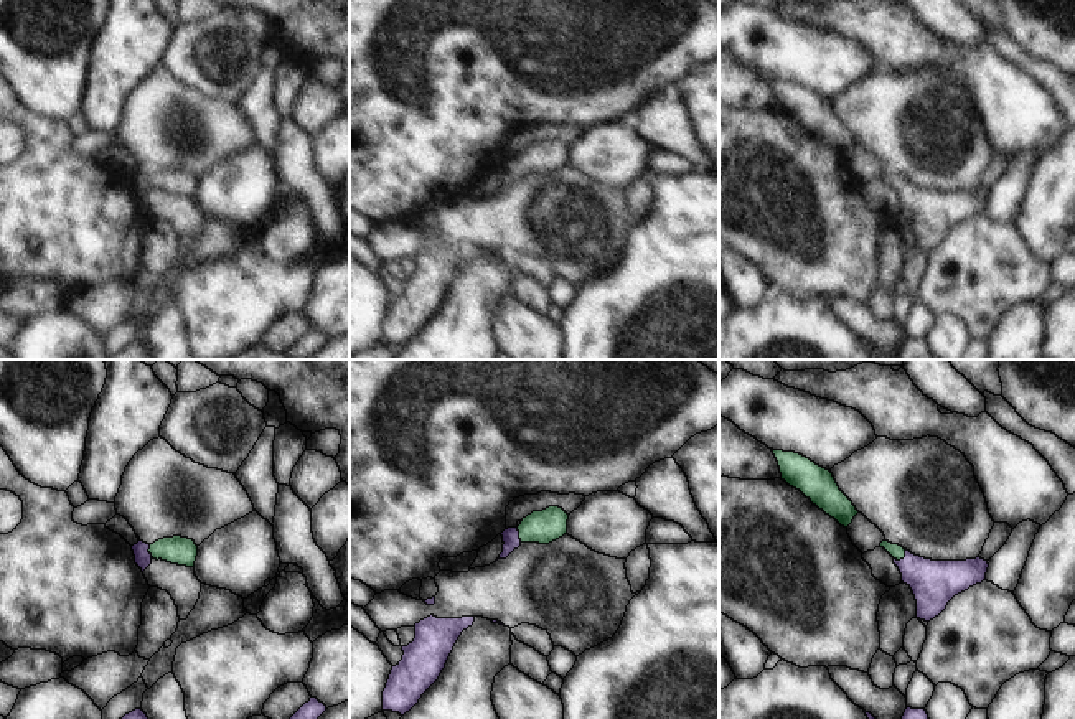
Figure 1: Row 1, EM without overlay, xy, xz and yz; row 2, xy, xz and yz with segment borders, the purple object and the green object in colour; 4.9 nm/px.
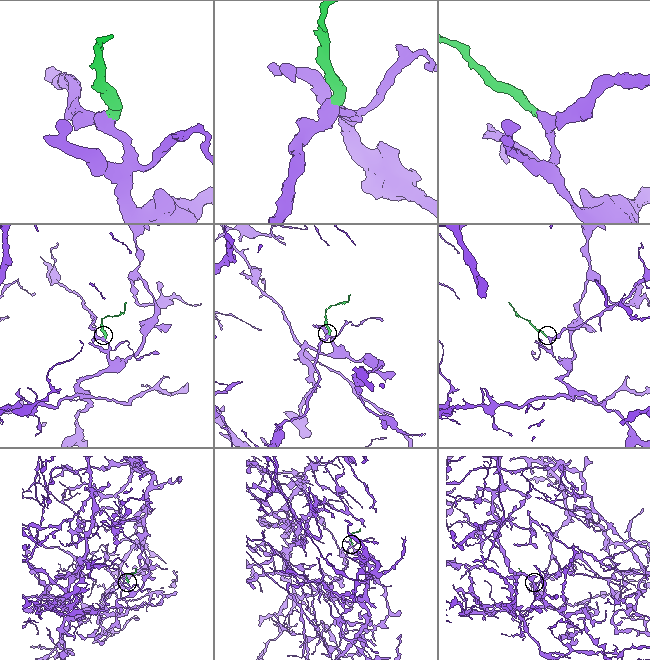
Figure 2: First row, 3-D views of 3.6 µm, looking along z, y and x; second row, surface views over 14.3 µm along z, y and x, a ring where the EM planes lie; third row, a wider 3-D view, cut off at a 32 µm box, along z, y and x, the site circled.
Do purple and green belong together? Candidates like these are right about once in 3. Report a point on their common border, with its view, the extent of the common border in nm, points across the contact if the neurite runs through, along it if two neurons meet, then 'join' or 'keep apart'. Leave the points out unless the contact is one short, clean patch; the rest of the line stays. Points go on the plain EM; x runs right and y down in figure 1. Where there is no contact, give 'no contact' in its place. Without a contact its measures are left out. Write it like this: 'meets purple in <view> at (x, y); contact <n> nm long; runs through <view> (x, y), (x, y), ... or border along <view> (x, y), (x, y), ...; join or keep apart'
meets purple in yz at (904, 188); contact 80 nm long; runs through yz (934, 213), (904, 188), (896, 182); join

